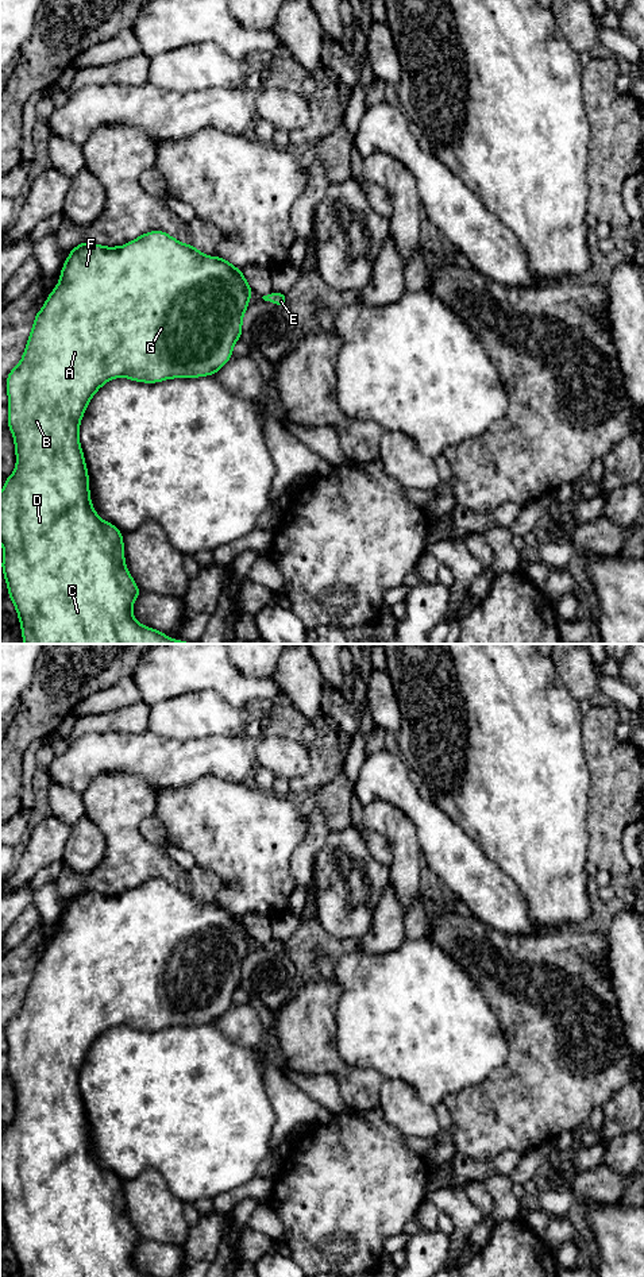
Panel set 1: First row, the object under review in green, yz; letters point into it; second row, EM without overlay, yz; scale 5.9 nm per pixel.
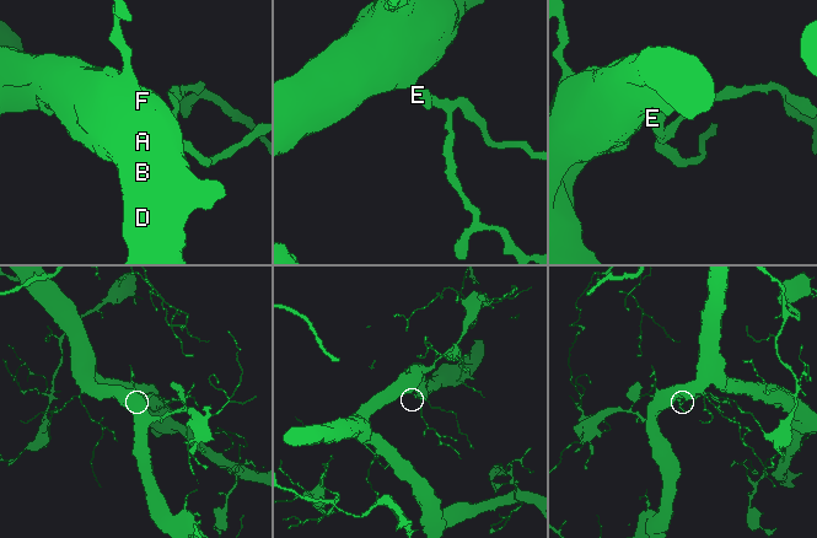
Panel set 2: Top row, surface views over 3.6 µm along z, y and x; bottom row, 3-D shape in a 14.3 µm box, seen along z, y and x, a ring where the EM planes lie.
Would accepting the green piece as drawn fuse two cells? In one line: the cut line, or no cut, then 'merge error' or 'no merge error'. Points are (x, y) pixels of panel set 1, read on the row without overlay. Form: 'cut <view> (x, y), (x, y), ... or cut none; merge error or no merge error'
cut none; no merge error

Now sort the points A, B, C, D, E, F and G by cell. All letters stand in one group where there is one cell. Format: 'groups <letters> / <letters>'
groups A B C D E F G

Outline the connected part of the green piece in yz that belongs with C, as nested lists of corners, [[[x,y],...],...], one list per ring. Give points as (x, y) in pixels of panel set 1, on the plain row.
[[[150,879],[120,895],[82,890],[70,899],[62,914],[58,933],[35,964],[20,1011],[7,1025],[8,1076],[15,1088],[16,1116],[9,1126],[5,1126],[0,1141],[0,1191],[4,1196],[1,1218],[22,1277],[151,1277],[140,1273],[132,1262],[134,1249],[142,1239],[136,1235],[124,1210],[123,1181],[111,1170],[103,1169],[92,1154],[89,1124],[78,1087],[80,1069],[93,1042],[113,1026],[124,1025],[155,1031],[170,1026],[215,1023],[232,1004],[234,992],[242,985],[243,962],[252,940],[242,918],[228,908],[204,903],[193,892],[184,892],[163,879]]]

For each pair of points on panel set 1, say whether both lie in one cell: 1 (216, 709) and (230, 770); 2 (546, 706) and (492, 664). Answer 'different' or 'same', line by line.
1: different
2: same

